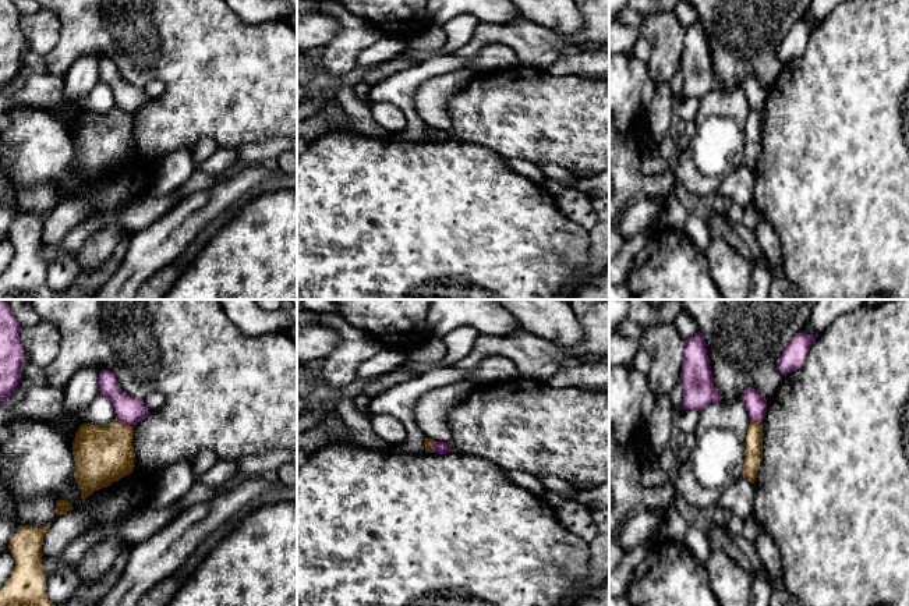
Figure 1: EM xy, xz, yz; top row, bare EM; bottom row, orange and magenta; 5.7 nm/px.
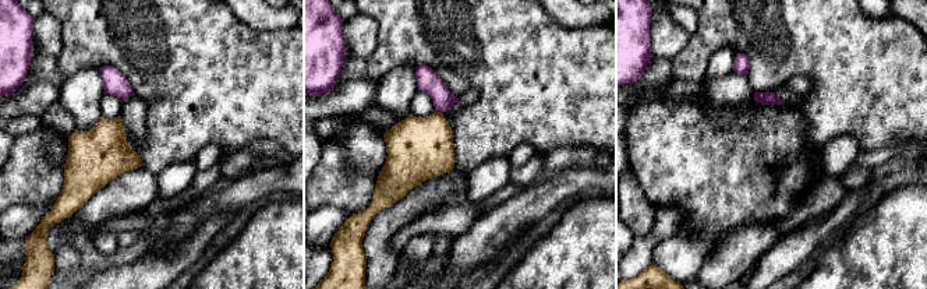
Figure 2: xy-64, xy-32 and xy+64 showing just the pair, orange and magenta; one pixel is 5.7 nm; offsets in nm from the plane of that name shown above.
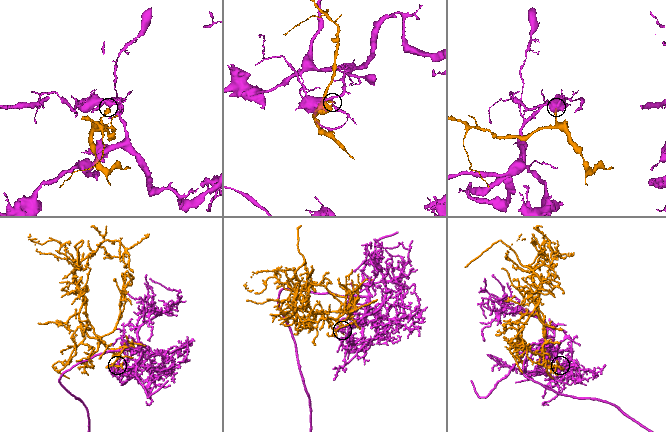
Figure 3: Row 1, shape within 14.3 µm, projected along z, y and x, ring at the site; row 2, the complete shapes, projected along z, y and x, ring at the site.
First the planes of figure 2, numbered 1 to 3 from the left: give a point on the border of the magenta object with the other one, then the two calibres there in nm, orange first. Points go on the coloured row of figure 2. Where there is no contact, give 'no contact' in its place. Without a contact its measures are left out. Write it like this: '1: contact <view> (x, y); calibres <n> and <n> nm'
1: no contact
2: contact xy-32 (438, 112); calibres 360 and 140 nm
3: no contact

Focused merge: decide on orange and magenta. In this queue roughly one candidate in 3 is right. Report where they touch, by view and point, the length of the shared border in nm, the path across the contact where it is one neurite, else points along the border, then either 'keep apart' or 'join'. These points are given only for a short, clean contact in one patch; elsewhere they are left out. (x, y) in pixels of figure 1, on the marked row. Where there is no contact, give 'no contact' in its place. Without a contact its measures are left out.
meets orange in xy at (124, 424); contact 120 nm long; border along xy (116, 418), (133, 428); keep apart

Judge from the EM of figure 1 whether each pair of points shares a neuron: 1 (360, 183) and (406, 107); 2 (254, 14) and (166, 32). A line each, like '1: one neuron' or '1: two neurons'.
1: two neurons
2: two neurons

